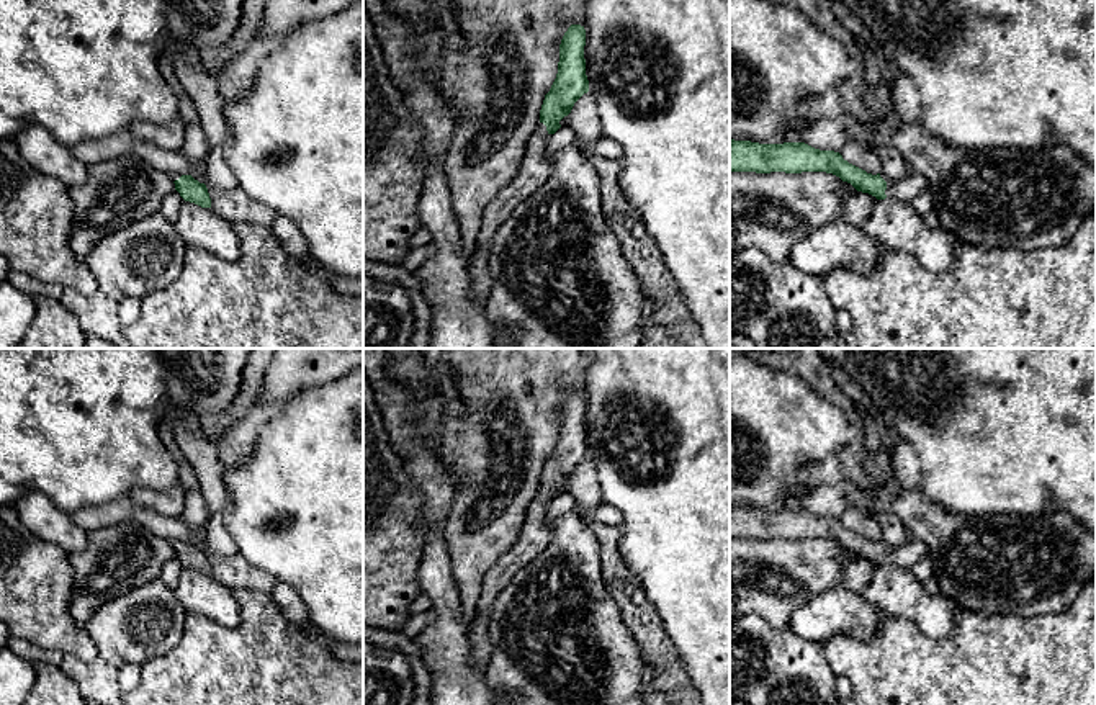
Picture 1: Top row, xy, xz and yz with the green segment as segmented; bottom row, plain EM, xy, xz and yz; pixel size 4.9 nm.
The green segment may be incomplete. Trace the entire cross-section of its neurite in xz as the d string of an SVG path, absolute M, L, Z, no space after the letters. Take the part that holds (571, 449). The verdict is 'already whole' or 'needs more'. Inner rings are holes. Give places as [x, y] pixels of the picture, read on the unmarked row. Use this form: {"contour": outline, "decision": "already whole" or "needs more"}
{"contour": "M571 391L559 411L558 440L545 461L538 496L528 505L527 517L514 545L483 576L476 605L478 618L469 626L471 662L478 669L486 669L491 658L487 617L492 602L514 574L537 558L551 541L555 527L546 519L548 504L561 494L559 487L571 479L574 469L589 458L584 412L584 393Z", "decision": "needs more"}

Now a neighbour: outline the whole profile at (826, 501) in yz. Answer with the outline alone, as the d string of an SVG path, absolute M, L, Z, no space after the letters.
M846 479L834 486L811 484L798 501L800 509L834 519L839 519L851 504L867 514L896 514L910 537L928 546L939 592L975 613L1001 617L1062 613L1096 577L1096 533L1067 512L1035 517L1006 514L968 517L942 507L918 491L905 491L895 483L862 491Z

